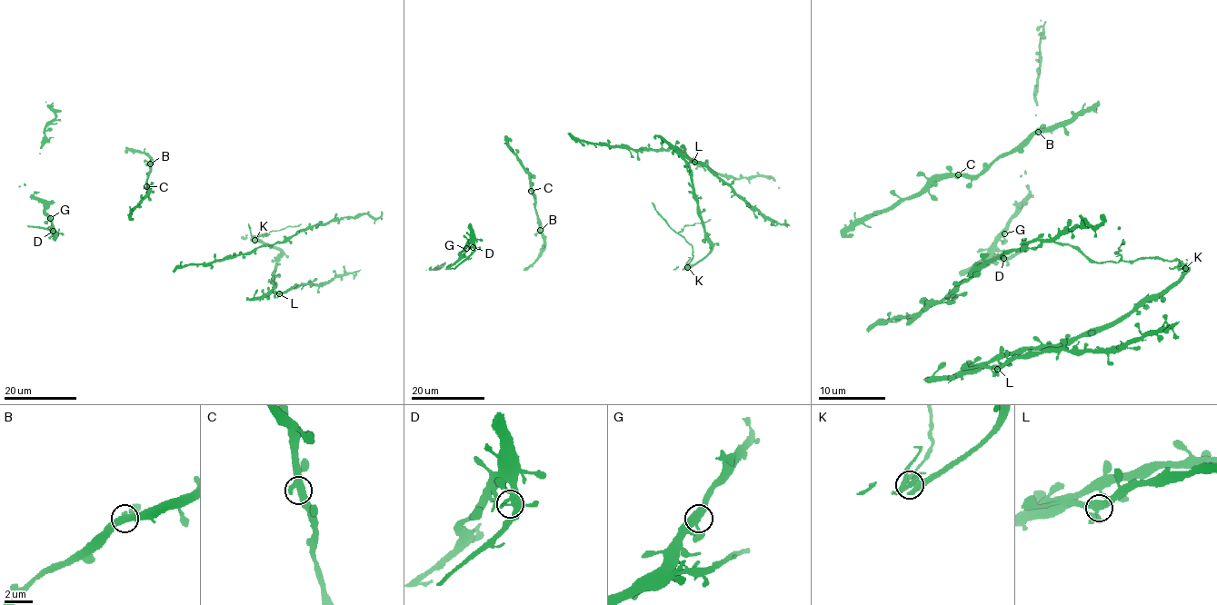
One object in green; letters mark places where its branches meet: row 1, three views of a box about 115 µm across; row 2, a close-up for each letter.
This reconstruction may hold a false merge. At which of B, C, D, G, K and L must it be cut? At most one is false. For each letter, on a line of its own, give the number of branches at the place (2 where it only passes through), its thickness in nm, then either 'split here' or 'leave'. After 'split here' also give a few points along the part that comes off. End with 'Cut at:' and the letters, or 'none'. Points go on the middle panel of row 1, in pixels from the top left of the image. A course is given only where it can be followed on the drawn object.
B: 3 | 420 nm | leave
C: 3 | 400 nm | leave
D: 4 | 440 nm | leave
G: 3 | 440 nm | leave
K: 4 | 440 nm | split here | (686, 267), (693, 256), (693, 246), (678, 233), (686, 225), (710, 219)
L: 3 | 440 nm | leave
Cut at: K

